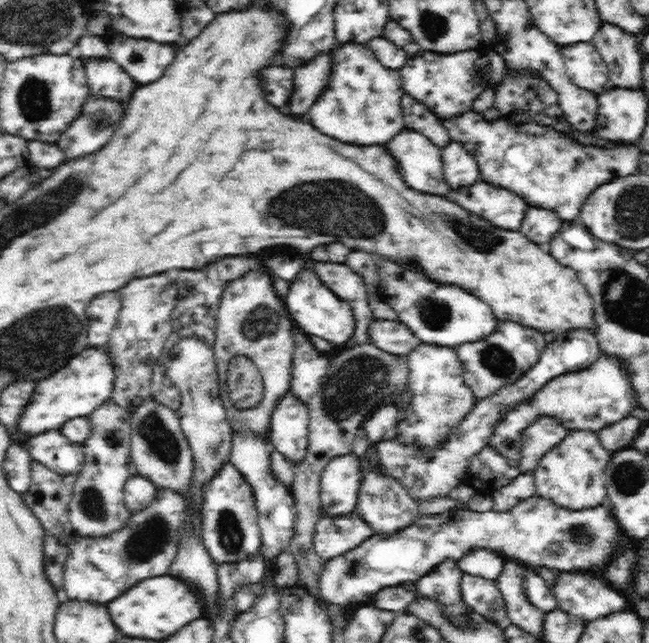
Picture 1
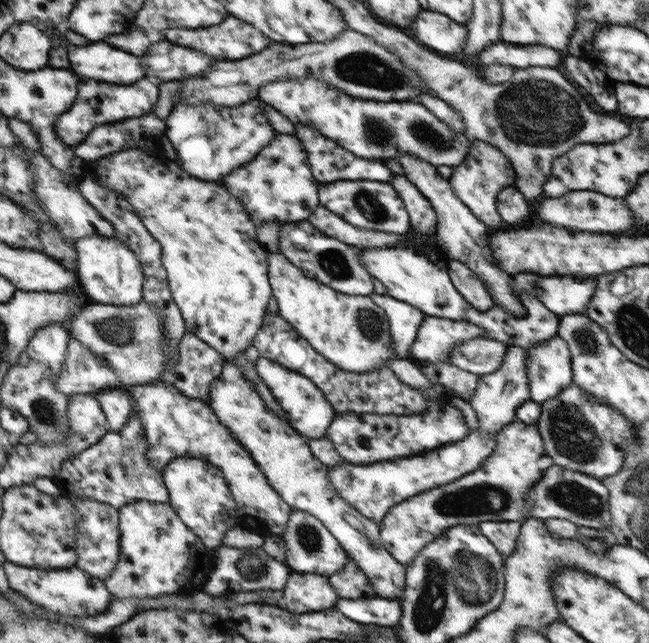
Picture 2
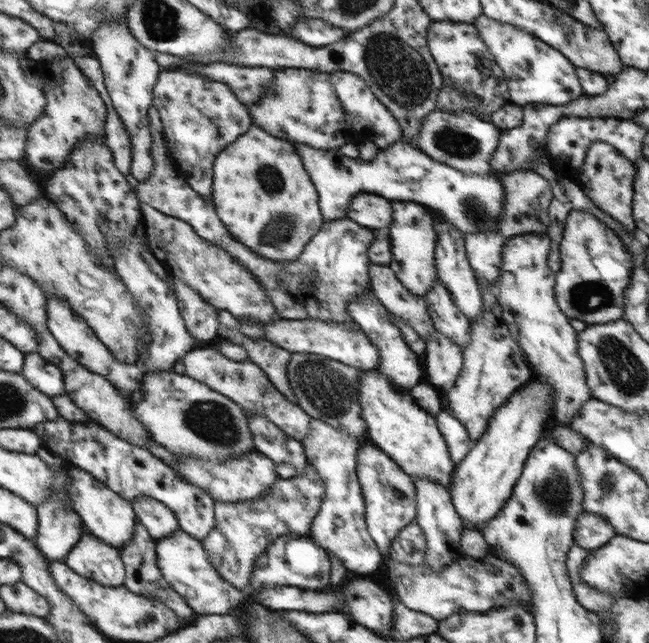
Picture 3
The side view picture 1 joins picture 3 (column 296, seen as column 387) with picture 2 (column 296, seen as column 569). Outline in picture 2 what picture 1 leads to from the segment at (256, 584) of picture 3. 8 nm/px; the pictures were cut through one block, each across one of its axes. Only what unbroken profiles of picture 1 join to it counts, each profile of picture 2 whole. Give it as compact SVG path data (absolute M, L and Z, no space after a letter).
M293 510L287 525L287 530L281 534L287 546L287 563L293 572L297 573L319 573L330 577L343 570L347 563L347 552L340 541L326 527L323 521L311 513Z

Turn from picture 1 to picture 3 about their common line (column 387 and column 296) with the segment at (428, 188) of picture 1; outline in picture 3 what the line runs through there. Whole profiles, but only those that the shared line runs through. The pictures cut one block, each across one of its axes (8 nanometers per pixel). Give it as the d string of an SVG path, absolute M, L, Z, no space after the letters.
M401 140L384 149L377 149L373 154L373 160L369 162L339 155L338 149L323 150L301 142L294 144L318 188L326 222L345 218L350 200L359 195L359 192L361 195L382 196L390 202L409 201L422 204L432 213L441 214L443 220L449 221L463 236L483 230L495 230L497 220L503 216L506 191L496 174L461 172L434 158L427 158L426 153Z

